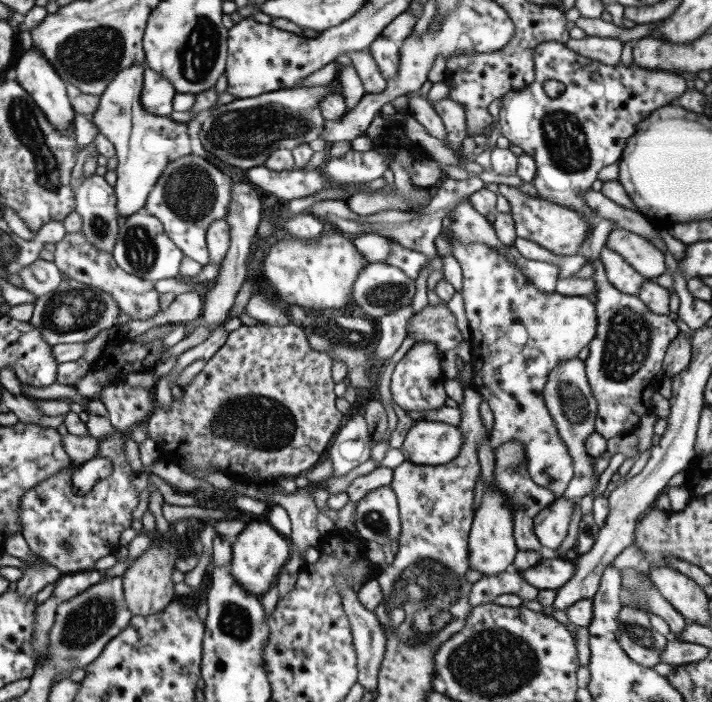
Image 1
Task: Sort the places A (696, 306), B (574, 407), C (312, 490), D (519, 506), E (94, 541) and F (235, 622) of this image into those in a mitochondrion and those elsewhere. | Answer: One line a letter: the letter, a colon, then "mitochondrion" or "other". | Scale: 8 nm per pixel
A: other
B: mitochondrion
C: other
D: mitochondrion
E: other
F: mitochondrion

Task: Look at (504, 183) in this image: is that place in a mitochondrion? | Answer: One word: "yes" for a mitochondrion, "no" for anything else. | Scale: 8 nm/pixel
no

